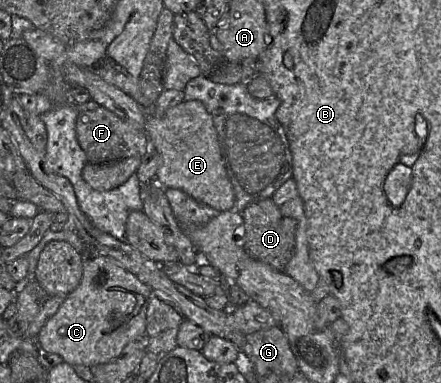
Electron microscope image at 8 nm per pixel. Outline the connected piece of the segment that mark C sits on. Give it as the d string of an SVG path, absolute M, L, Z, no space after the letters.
M94 254L83 257L83 273L80 284L63 301L55 315L43 326L37 336L42 348L58 354L64 362L72 365L93 367L108 363L120 355L131 341L146 339L146 313L153 290L141 282L135 274L106 255Z

